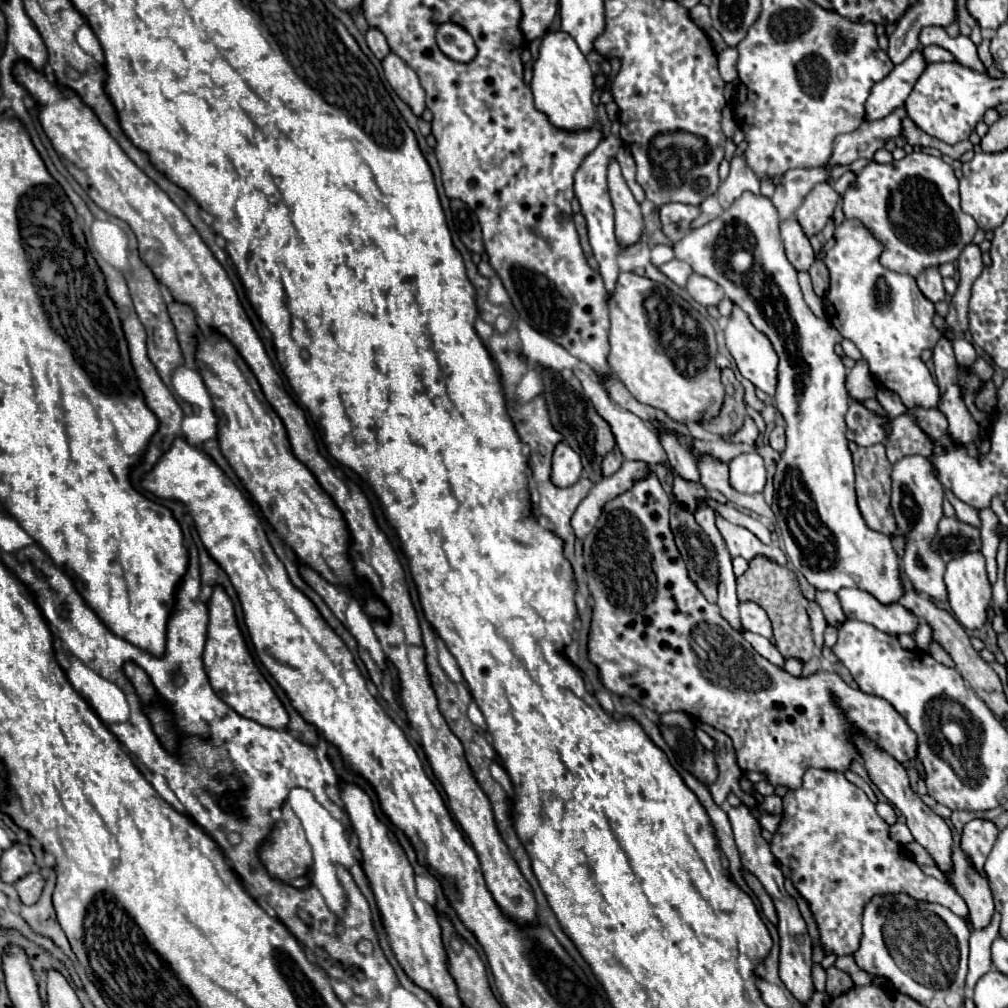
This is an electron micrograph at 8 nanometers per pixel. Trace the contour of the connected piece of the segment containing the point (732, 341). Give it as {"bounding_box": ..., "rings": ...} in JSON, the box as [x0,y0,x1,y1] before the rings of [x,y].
{"bounding_box":[725,307,779,395],"rings":[[[733,307],[733,315],[725,327],[725,341],[727,341],[727,349],[733,355],[741,375],[747,377],[757,389],[765,391],[767,395],[775,395],[779,357],[777,357],[771,341],[761,331],[757,331],[753,327],[753,323],[749,321],[749,317],[745,317],[745,313],[741,313],[741,309],[737,309],[737,307]]]}

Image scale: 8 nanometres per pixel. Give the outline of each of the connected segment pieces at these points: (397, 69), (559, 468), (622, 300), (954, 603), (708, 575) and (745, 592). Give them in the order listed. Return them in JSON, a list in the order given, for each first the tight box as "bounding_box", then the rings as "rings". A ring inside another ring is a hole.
[{"bounding_box":[383,53,425,117],"rings":[[[389,53],[383,59],[383,69],[385,69],[385,77],[391,83],[391,87],[419,117],[425,109],[425,91],[421,89],[417,73],[395,53]]]},{"bounding_box":[553,441,583,487],"rings":[[[561,441],[553,453],[553,483],[557,487],[569,487],[579,481],[581,471],[583,467],[579,455],[569,447],[567,441]]]},{"bounding_box":[607,271,725,421],"rings":[[[621,271],[617,277],[615,291],[607,295],[607,307],[611,317],[611,351],[607,357],[611,373],[629,389],[629,393],[647,405],[663,409],[675,421],[699,421],[711,413],[719,413],[725,387],[719,379],[721,369],[717,373],[715,355],[717,355],[717,339],[713,335],[713,327],[705,317],[701,317],[691,303],[683,301],[679,295],[669,291],[665,285],[651,281],[645,275],[637,275],[635,271]]]},{"bounding_box":[945,551,991,629],"rings":[[[969,551],[957,559],[951,559],[945,569],[945,585],[949,593],[949,605],[953,609],[955,619],[965,629],[979,629],[987,619],[987,607],[991,605],[991,585],[987,581],[985,557],[981,551]]]},{"bounding_box":[671,505,719,603],"rings":[[[671,505],[671,531],[675,535],[677,549],[681,553],[681,559],[687,565],[689,579],[697,585],[697,589],[703,593],[703,597],[709,603],[717,603],[717,585],[719,585],[719,563],[717,563],[717,553],[715,545],[711,543],[709,535],[701,529],[701,525],[695,521],[693,513],[687,511],[681,505]]]},{"bounding_box":[737,557,815,663],"rings":[[[755,557],[749,563],[749,569],[741,577],[737,577],[737,595],[739,595],[739,601],[751,599],[767,611],[773,623],[773,637],[777,641],[777,649],[783,655],[783,659],[793,657],[793,659],[799,659],[801,663],[807,663],[815,655],[809,617],[805,613],[805,607],[801,605],[801,589],[797,585],[795,575],[787,567],[779,567],[779,565],[773,565],[771,561]]]}]

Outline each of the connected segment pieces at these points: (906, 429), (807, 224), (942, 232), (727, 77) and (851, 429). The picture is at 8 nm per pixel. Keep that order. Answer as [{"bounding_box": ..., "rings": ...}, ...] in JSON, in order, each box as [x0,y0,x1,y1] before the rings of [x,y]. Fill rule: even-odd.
[{"bounding_box":[885,415,929,464],"rings":[[[899,415],[893,421],[893,433],[885,446],[887,459],[892,464],[903,455],[929,455],[929,441],[925,441],[925,433],[921,433],[921,429],[917,429],[917,425],[913,425],[913,421],[905,415]]]},{"bounding_box":[795,183,839,237],"rings":[[[819,183],[807,193],[801,207],[795,211],[807,237],[817,235],[825,227],[825,223],[833,217],[837,201],[839,193],[829,183]]]},{"bounding_box":[843,151,979,277],"rings":[[[913,151],[905,155],[901,161],[895,161],[895,165],[869,163],[863,171],[859,171],[855,177],[855,183],[843,195],[843,213],[847,219],[853,219],[853,217],[861,219],[865,227],[871,229],[873,235],[885,245],[881,263],[887,269],[917,277],[923,269],[931,265],[939,267],[941,263],[955,261],[961,249],[973,241],[973,235],[979,229],[973,217],[963,213],[957,189],[959,189],[959,181],[953,175],[951,165],[947,165],[941,157],[935,157],[923,151]]]},{"bounding_box":[719,47,739,83],"rings":[[[727,47],[719,53],[719,73],[725,83],[731,83],[737,77],[737,61],[739,53],[735,47]]]},{"bounding_box":[845,401,885,447],"rings":[[[855,401],[849,403],[845,423],[847,423],[847,439],[861,447],[869,447],[885,441],[881,421],[877,421],[873,413],[869,413],[863,405],[857,405]]]}]

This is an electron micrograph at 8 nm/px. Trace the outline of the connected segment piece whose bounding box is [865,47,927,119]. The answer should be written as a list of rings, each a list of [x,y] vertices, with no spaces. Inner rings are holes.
[[[919,47],[901,65],[895,65],[889,77],[885,77],[885,81],[873,87],[873,93],[865,103],[865,117],[881,119],[889,115],[897,105],[903,105],[925,69],[927,69],[927,61]]]

